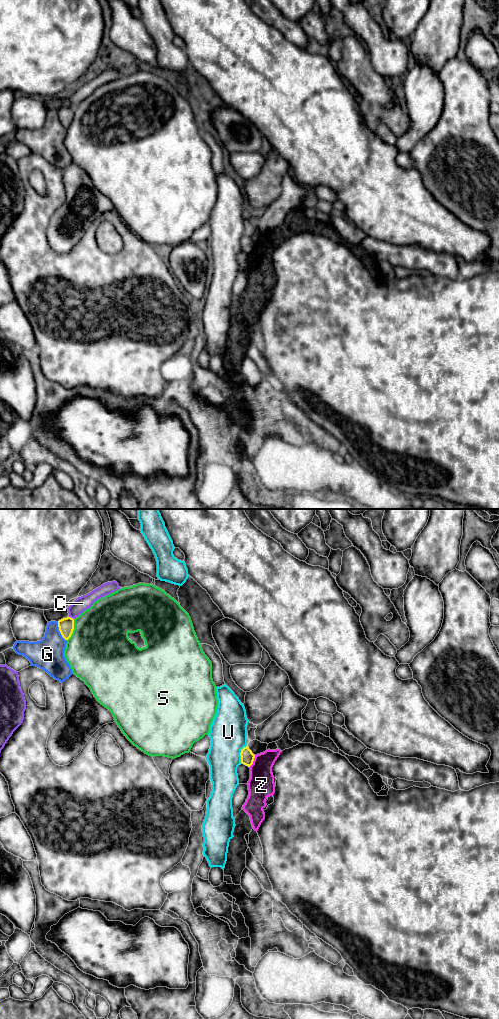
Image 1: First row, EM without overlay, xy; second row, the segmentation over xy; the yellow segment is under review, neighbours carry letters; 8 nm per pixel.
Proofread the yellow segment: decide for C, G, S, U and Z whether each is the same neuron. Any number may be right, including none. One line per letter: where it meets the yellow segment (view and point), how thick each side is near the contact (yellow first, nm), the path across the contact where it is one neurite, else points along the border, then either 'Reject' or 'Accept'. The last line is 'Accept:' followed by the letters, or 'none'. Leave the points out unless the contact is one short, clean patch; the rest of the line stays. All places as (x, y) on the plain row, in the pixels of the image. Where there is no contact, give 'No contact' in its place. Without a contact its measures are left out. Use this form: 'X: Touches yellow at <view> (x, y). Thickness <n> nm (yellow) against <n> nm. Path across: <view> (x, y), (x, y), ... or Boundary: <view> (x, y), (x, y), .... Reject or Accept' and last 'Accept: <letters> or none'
C: Touches yellow at xy (70, 105). Thickness 130 nm (yellow) against 120 nm. Reject
G: Touches yellow at xy (59, 118). Thickness 130 nm (yellow) against 260 nm. Reject
S: Touches yellow at xy (73, 117). Thickness 130 nm (yellow) against 480 nm. Reject
U: Touches yellow at xy (240, 242). Thickness 110 nm (yellow) against 300 nm. Reject
Z: Touches yellow at xy (252, 249). Thickness 110 nm (yellow) against 220 nm. Boundary: xy (255, 243), (249, 255). Reject
Accept: none

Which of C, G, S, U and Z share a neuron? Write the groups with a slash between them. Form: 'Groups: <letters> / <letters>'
Groups: C / G / S / U / Z

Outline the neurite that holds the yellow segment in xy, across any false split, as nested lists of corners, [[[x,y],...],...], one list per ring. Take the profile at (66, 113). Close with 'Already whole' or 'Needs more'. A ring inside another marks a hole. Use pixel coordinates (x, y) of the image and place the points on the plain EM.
[[[71,105],[63,106],[58,109],[59,119],[65,128],[68,128],[74,118],[74,107]]]. Already whole

